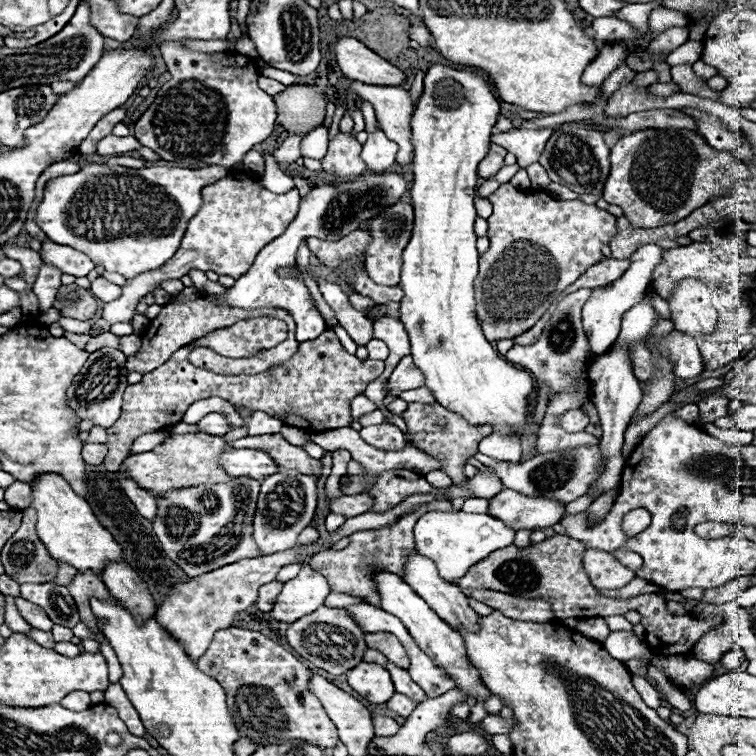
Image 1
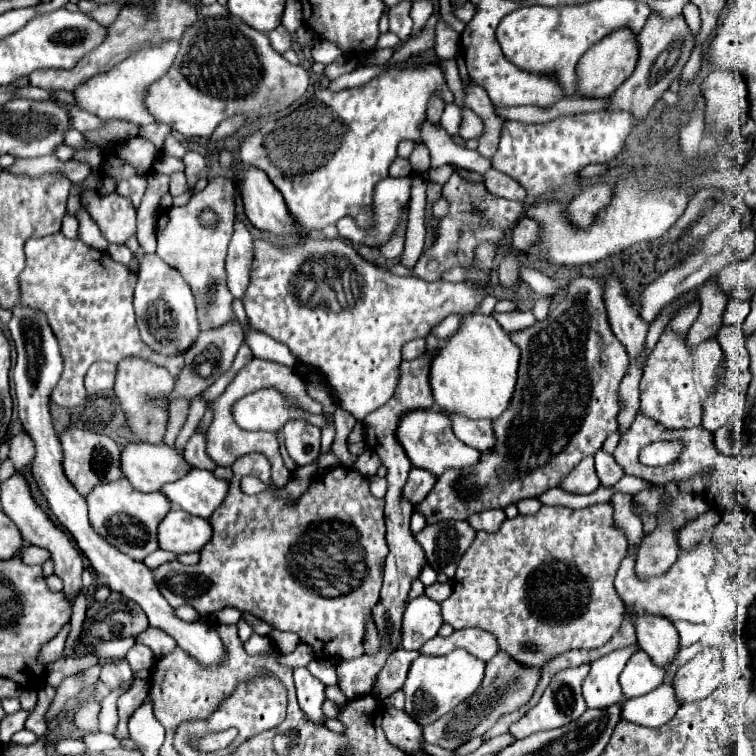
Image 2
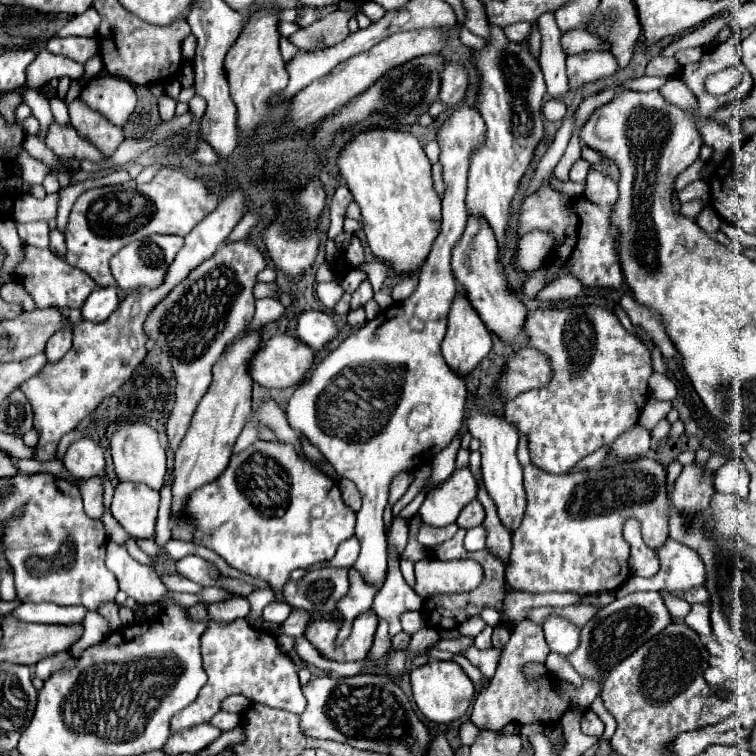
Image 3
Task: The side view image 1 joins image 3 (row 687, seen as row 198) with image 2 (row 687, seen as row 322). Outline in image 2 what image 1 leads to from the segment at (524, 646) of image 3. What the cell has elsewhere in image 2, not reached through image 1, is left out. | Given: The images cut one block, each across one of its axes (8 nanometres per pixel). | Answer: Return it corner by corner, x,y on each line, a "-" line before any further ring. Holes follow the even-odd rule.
498,652
486,664
486,676
482,680
482,686
476,690
476,694
470,696
468,700
464,700
460,706
456,706
444,718
426,726
424,728
424,740
428,744
438,744
438,746
444,744
440,748
446,748
446,750
454,752
456,748
466,744
470,738
482,736
484,732
488,732
502,714
512,712
512,710
520,708
522,704
526,704
530,700
530,696
534,694
534,688
536,688
538,680
540,680
540,670
538,668
526,668
526,666
514,662
506,652

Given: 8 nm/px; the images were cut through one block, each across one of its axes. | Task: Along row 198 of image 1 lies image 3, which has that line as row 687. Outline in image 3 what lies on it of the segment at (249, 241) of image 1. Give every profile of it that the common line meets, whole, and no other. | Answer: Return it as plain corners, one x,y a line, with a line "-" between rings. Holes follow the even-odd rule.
236,620
234,624
210,624
202,634
202,660
208,674
206,686
200,690
196,702
172,716
170,732
180,732
184,728
210,722
224,698
232,694
242,694
252,702
264,702
272,708
302,714
306,708
304,694
300,690
298,672
288,654
284,654
276,638
264,630
252,628
246,620

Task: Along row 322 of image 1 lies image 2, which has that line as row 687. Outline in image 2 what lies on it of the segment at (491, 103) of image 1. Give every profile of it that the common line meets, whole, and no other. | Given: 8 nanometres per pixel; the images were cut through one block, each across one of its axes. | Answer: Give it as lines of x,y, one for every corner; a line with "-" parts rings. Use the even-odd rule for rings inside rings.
454,650
446,656
418,656
414,664
410,666
406,684
404,684
404,694
406,694
406,708
408,716
416,720
422,728
428,724
436,722
450,710
454,710
460,702
470,698
478,686
482,684
484,678
484,662
476,660
472,654
464,650

